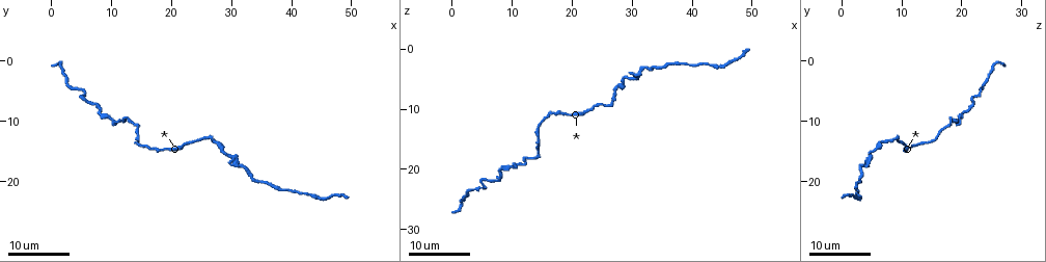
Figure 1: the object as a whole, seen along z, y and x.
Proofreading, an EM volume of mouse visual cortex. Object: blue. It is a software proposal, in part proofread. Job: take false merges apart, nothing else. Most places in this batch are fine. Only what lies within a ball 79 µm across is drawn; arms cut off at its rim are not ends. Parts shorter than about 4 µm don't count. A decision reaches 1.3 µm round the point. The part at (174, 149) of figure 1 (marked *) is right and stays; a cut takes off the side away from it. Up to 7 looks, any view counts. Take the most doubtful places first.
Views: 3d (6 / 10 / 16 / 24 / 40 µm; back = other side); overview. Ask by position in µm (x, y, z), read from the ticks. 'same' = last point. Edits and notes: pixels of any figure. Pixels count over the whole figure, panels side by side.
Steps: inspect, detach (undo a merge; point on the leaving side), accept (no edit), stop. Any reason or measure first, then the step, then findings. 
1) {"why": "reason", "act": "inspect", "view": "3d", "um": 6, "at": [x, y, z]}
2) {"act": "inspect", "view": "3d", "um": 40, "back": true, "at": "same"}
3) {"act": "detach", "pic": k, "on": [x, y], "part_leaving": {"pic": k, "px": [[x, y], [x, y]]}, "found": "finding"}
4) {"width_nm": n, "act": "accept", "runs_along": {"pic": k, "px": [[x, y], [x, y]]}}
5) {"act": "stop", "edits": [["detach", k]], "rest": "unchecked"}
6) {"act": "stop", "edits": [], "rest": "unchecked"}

{"why": "abrupt turn", "act": "inspect", "view": "3d", "um": 24, "at": [5.5, 5.0, 23.5]}

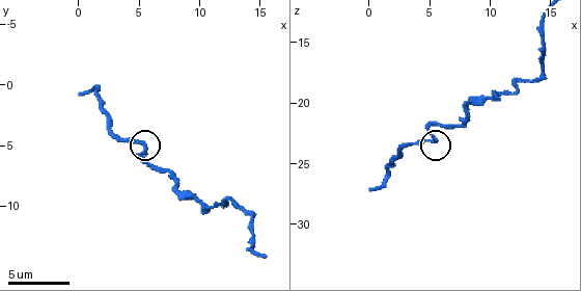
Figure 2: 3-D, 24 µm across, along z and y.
{"why": "zoom in", "act": "inspect", "view": "3d", "um": 10, "at": [5.4, 5.2, 23.2]}

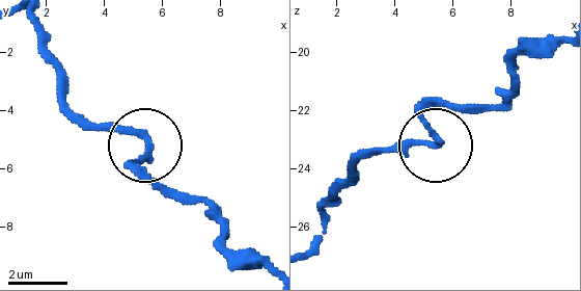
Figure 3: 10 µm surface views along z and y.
{"act": "accept", "found": "all the same neuron"}

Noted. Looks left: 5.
{"why": "thick turns thin", "act": "inspect", "view": "3d", "um": 10, "at": [10.4, 10.2, 19.6]}

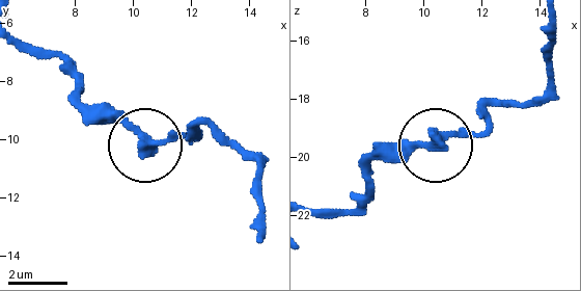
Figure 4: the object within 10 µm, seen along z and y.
{"width_nm": 320, "act": "accept", "found": "all the same neuron"}

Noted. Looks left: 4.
{"act": "inspect", "view": "3d", "um": 24, "at": [38.0, 21.5, 2.5]}

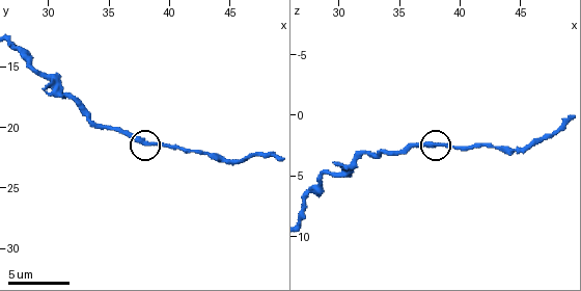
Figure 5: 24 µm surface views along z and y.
{"act": "inspect", "view": "3d", "um": 6, "at": [38.0, 21.2, 2.4]}

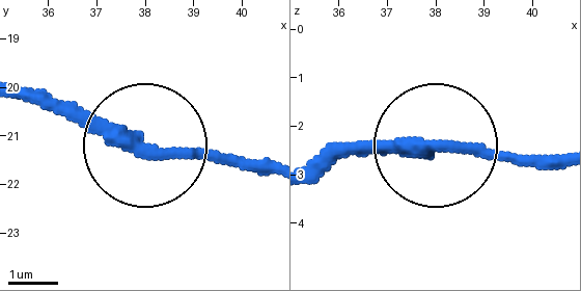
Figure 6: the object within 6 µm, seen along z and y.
{"act": "accept", "runs_along": {"pic": 6, "px": [[22, 85], [158, 148], [270, 160]]}, "found": "all the same neuron"}

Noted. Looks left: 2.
{"act": "stop", "edits": [], "rest": "unchecked"}

